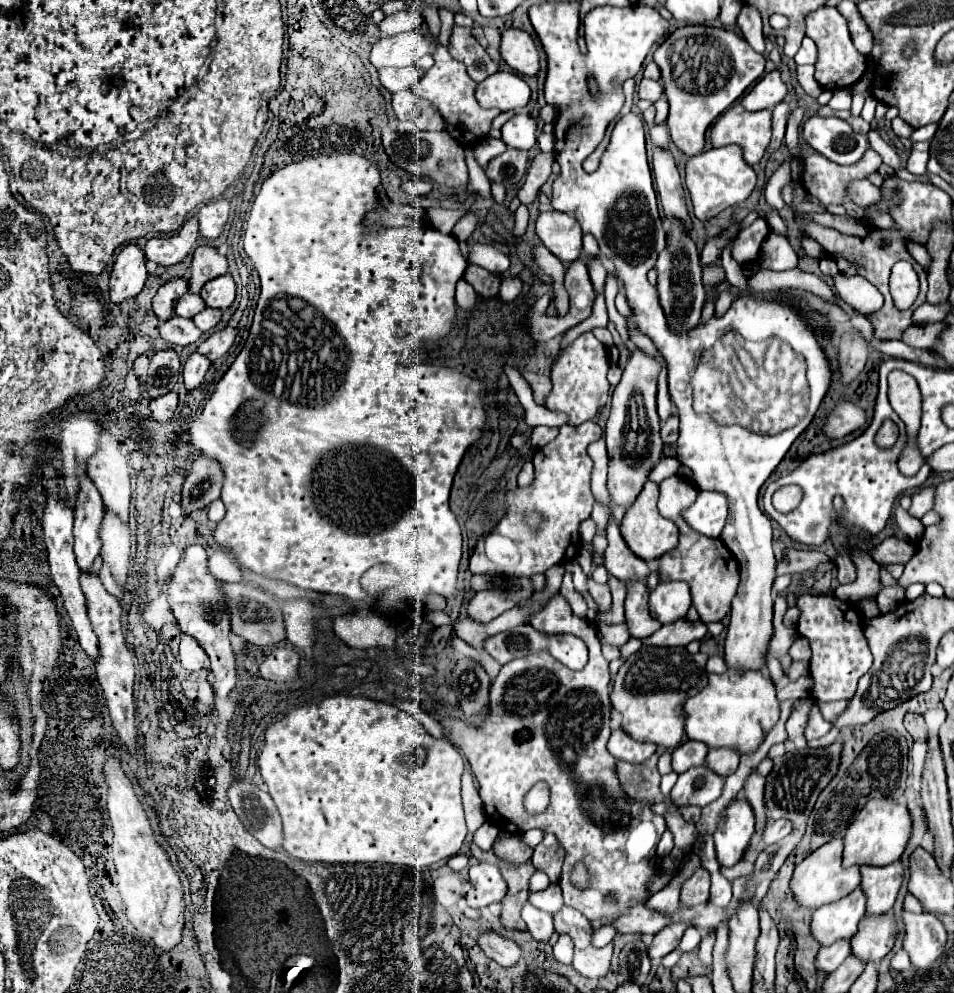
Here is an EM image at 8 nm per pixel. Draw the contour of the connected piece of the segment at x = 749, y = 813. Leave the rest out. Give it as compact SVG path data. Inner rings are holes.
M733 798L723 810L723 820L719 820L717 830L713 832L715 852L721 866L733 866L741 860L743 850L749 846L749 840L755 832L753 808L747 798Z

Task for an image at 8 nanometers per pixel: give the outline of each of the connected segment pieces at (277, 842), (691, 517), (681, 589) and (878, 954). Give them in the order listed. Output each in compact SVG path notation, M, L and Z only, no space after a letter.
M235 780L227 790L227 798L243 822L243 826L267 848L281 846L281 818L271 796L251 782Z
M699 492L697 500L681 514L695 532L719 538L727 518L727 498L719 492Z
M659 582L649 596L649 612L661 624L671 624L685 618L689 606L691 594L685 582Z
M893 914L863 916L857 934L851 938L851 954L867 962L881 962L895 944L897 924Z

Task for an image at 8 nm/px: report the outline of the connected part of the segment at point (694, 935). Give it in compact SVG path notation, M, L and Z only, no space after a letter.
M687 928L683 938L681 938L681 944L679 944L679 950L681 952L693 952L701 942L701 932L695 930L695 928Z

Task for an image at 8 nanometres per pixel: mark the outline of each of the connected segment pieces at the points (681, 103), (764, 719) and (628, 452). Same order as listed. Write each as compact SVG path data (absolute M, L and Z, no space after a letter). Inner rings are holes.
M683 26L671 32L653 52L653 60L661 70L665 96L669 100L667 126L675 146L687 156L697 156L705 146L709 124L723 114L757 78L763 76L765 58L733 30L713 26ZM683 40L683 50L677 44Z
M727 670L723 674L711 674L709 684L693 698L683 704L685 714L685 734L689 740L697 740L707 744L709 748L735 748L739 754L753 754L757 746L763 742L765 734L779 720L779 700L775 686L769 674L763 672L737 672Z
M633 350L625 366L623 378L613 392L613 406L611 406L611 416L607 420L605 438L609 450L607 488L615 504L629 506L635 502L647 480L647 474L661 460L663 454L663 440L659 436L659 416L655 404L659 370L661 366L655 358L649 358L641 350Z

